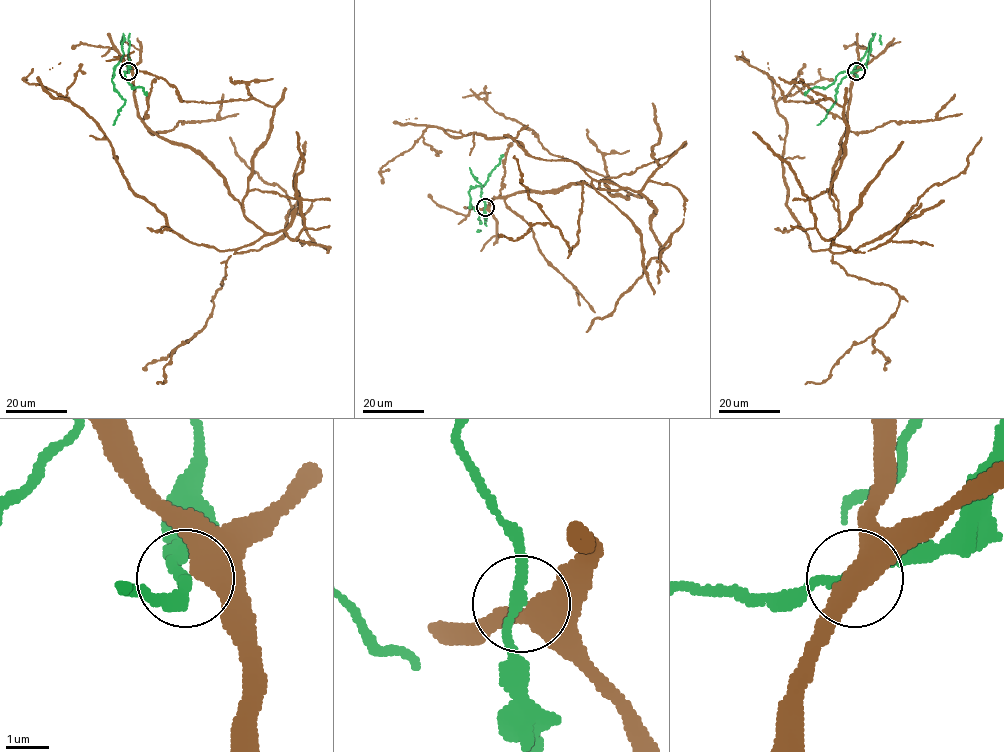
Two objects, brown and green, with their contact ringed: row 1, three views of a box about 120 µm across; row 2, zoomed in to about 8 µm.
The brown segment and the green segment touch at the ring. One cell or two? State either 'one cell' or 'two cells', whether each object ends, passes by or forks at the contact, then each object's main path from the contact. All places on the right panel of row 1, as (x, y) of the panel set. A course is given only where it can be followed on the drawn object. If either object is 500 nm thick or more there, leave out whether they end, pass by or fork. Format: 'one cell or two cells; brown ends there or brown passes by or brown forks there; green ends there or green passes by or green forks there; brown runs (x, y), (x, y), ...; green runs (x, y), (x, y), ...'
two cells; brown runs (856, 71), (833, 170), (839, 230), (814, 251), (786, 205), (776, 102), (820, 68); green runs (856, 71), (866, 62), (872, 39), (855, 68), (841, 80), (834, 104), (817, 125)

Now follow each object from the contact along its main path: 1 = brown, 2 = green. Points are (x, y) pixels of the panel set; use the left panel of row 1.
1: (129, 71), (138, 117), (223, 178), (257, 240), (221, 251), (176, 234), (99, 125), (24, 80), (32, 68)
2: (128, 71), (129, 40), (125, 39), (121, 43), (123, 56), (112, 80), (124, 104), (113, 125)

